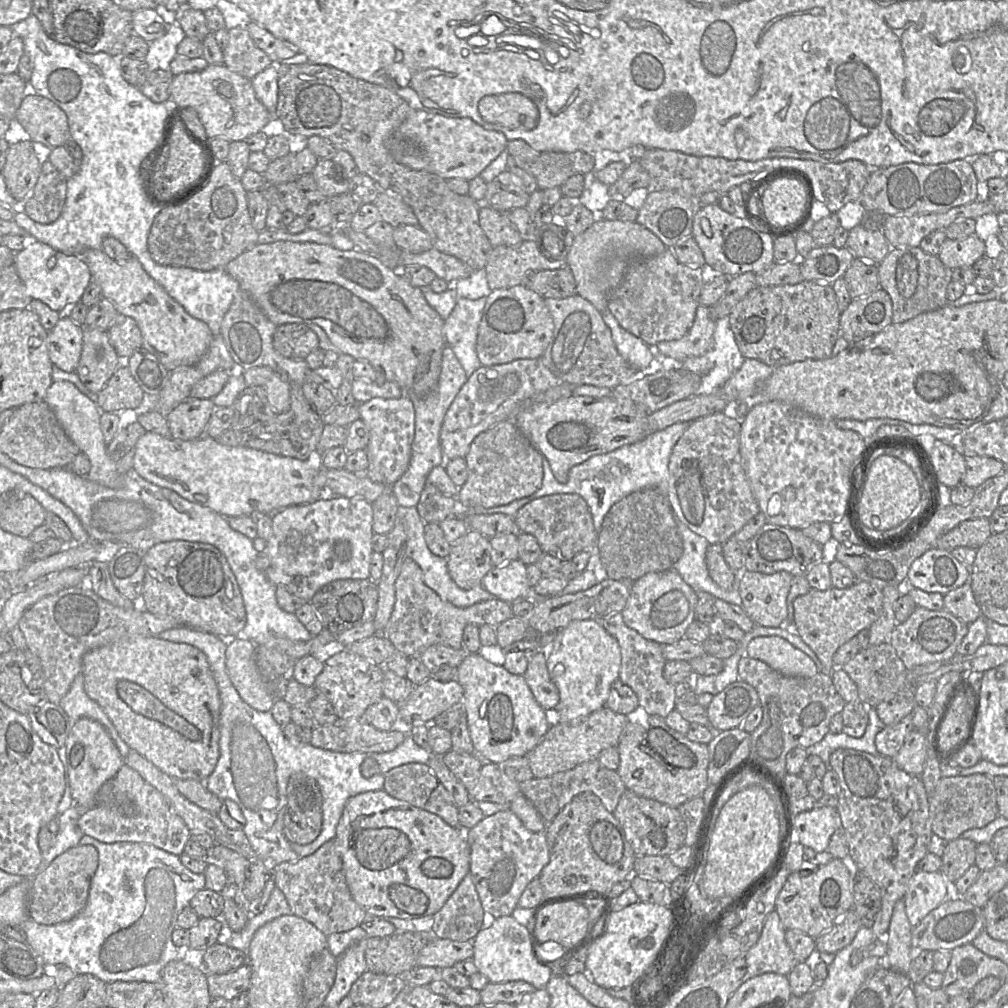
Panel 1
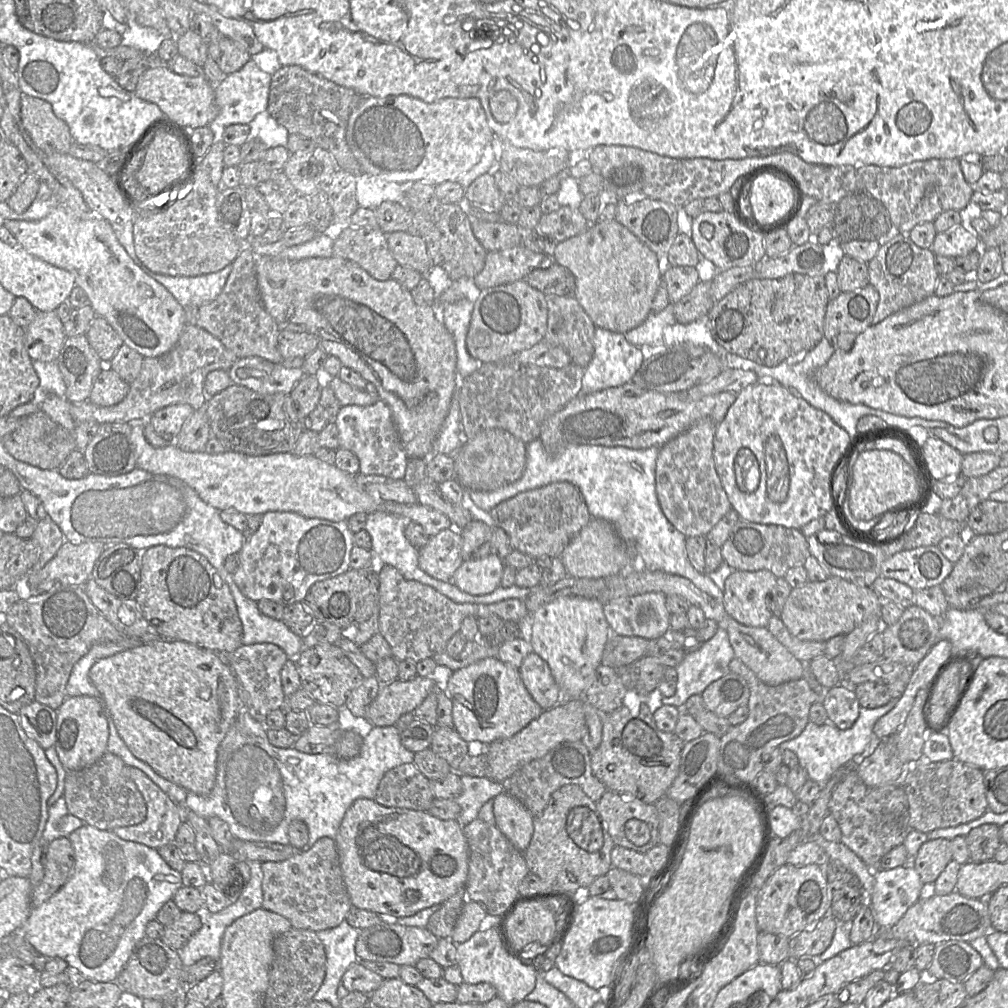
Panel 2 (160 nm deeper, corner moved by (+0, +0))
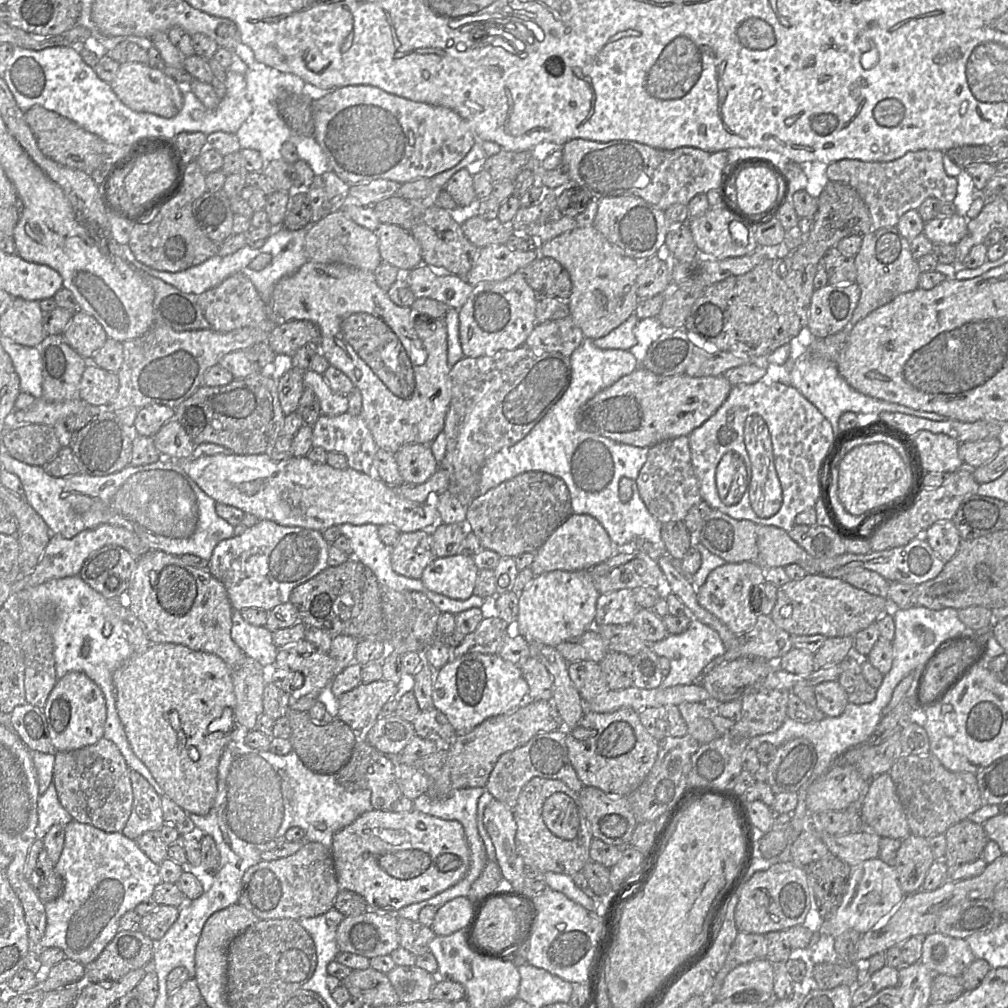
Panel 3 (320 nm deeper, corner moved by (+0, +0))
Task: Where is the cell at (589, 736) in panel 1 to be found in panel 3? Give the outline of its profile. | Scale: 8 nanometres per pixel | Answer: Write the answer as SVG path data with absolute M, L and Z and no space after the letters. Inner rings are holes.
M527 700L518 708L497 716L490 717L465 734L457 734L447 746L448 756L441 769L429 775L426 794L441 799L464 788L485 787L498 758L526 744L540 733L557 731L563 728L563 721L551 701Z

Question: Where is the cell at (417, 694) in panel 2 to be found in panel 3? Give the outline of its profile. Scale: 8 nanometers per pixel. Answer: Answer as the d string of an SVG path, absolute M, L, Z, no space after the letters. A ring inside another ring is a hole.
M384 679L371 683L361 683L338 698L336 719L346 723L356 733L364 733L380 717L382 707L390 698L396 695L397 691L397 684Z

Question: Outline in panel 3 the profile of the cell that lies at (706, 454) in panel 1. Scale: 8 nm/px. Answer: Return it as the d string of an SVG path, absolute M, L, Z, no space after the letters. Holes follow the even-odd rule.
M688 436L672 438L649 447L636 483L640 497L654 519L661 524L683 521L692 507L703 502L691 462Z

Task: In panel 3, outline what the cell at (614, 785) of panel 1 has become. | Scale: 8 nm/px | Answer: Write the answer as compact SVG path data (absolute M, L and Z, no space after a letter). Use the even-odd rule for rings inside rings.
M560 729L537 734L523 746L502 754L489 775L485 785L486 790L494 799L503 802L510 808L517 804L522 789L534 777L561 780L570 789L579 792L584 788L584 784L578 778L570 762L565 732L565 729Z

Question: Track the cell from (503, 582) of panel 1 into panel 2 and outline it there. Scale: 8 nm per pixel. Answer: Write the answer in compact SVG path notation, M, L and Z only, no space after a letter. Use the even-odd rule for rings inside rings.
M495 555L464 561L455 571L451 583L467 594L487 595L500 587L505 567L504 561Z

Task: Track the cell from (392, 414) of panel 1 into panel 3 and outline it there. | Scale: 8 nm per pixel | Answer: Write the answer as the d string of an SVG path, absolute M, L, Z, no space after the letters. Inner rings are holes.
M347 412L337 416L321 415L313 425L312 447L321 447L326 452L342 453L347 458L348 467L376 477L374 457L379 447L360 415L352 415Z

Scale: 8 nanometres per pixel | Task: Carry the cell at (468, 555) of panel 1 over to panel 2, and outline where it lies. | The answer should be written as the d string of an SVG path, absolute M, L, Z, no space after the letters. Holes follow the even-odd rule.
M454 527L431 536L428 543L419 549L418 564L420 569L429 576L443 582L451 583L455 571L463 562L461 533Z

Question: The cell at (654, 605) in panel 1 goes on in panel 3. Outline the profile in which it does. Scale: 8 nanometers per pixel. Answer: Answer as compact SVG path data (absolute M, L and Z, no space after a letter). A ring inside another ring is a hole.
M622 589L599 594L596 603L595 625L629 625L640 608L632 590Z

